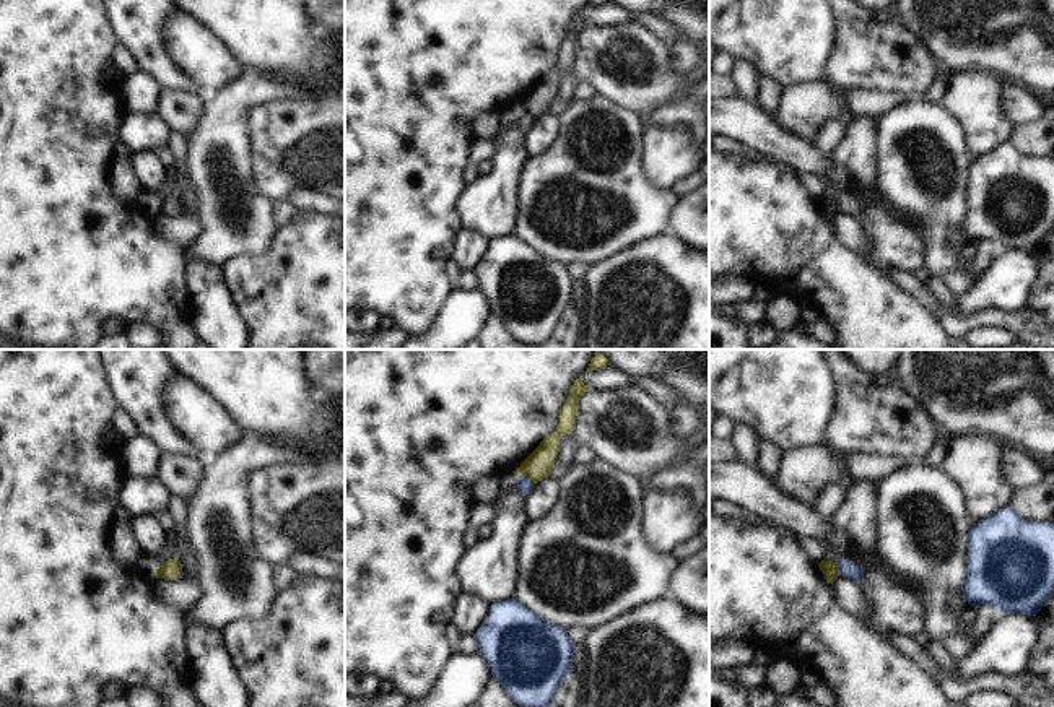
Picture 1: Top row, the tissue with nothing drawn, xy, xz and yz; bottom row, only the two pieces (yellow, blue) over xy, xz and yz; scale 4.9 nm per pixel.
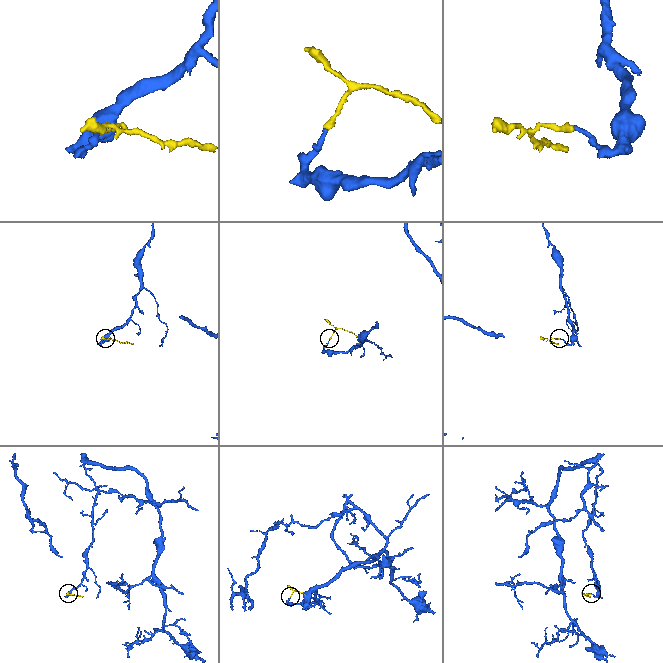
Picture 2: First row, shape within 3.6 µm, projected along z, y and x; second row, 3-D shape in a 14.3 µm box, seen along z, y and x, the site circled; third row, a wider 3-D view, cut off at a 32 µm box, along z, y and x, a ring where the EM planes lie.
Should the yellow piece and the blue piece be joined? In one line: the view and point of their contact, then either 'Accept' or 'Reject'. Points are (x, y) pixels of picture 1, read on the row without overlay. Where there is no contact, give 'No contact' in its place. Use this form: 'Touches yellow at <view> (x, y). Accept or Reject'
Touches yellow at xz (527, 112). Reject.

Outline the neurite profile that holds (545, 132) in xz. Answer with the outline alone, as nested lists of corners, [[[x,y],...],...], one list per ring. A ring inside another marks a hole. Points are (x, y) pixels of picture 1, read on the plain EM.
[[[556,109],[534,120],[534,125],[527,130],[527,148],[530,154],[540,156],[551,150],[558,143],[561,130],[563,120]]]

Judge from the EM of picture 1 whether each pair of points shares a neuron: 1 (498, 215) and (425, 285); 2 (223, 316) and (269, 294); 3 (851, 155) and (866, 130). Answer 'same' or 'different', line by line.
1: different
2: different
3: same

